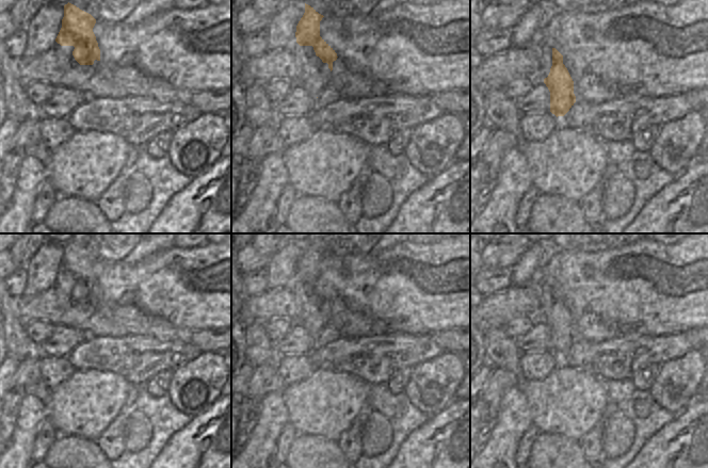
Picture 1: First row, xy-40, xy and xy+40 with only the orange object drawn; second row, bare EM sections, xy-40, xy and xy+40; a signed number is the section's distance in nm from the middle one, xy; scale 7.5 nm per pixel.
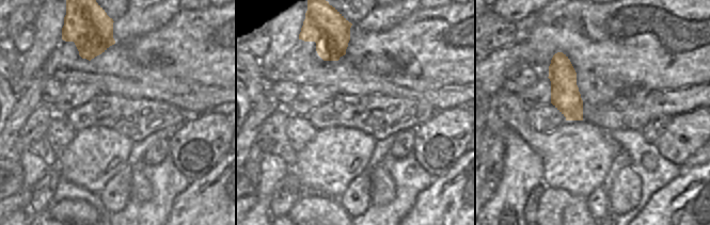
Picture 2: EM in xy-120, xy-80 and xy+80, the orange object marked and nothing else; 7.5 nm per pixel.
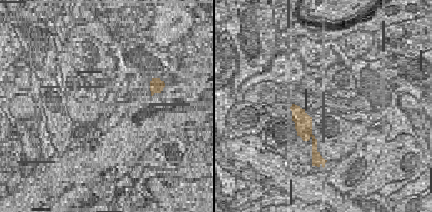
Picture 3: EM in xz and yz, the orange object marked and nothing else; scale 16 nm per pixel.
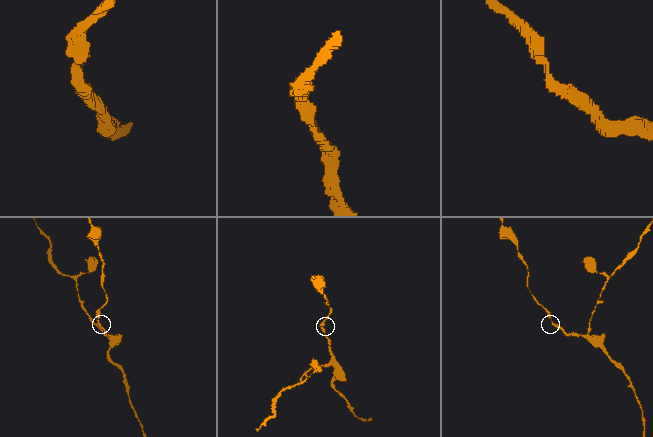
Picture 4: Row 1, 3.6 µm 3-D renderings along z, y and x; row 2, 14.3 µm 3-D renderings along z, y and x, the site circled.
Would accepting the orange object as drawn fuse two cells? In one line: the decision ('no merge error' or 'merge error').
no merge error

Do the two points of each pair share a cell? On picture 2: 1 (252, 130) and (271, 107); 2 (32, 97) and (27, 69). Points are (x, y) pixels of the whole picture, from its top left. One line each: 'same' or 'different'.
1: same
2: different

